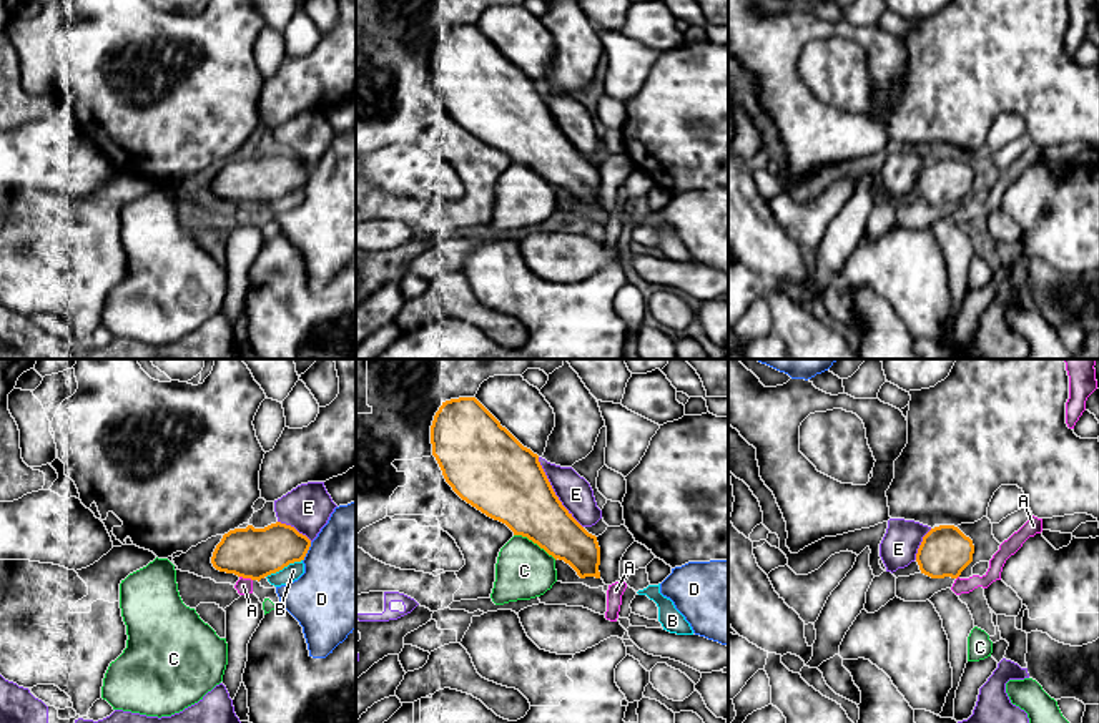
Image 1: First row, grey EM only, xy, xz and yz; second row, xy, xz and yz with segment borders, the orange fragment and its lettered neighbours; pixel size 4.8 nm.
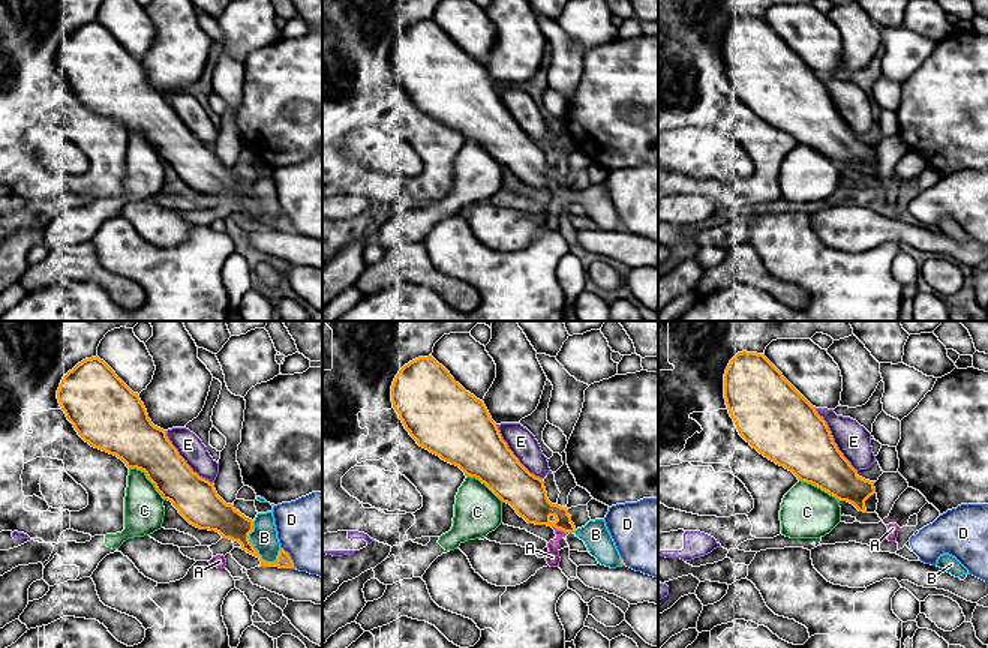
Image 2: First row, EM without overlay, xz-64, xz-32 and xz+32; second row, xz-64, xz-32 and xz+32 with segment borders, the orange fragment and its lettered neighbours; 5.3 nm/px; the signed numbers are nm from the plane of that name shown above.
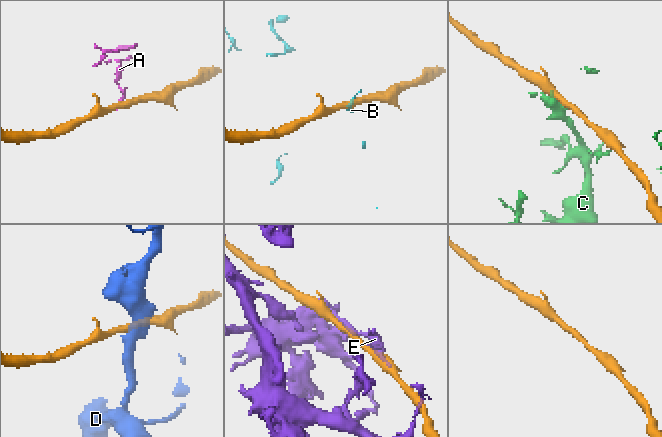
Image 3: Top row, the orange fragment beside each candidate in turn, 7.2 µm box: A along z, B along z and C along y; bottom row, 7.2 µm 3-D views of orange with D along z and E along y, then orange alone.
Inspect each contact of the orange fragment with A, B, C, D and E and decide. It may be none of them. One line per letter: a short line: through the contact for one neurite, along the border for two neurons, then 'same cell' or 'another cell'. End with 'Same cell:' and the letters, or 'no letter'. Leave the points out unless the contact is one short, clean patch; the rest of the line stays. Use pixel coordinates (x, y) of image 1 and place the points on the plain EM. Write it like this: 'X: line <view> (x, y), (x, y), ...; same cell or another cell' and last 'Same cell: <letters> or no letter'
A: line xy (240, 203), (251, 208); another cell
B: line xy (301, 186), (266, 205); another cell
C: line xz (514, 162), (526, 163), (556, 186); another cell
D: line xy (311, 170), (303, 188); another cell
E: another cell
Same cell: no letter

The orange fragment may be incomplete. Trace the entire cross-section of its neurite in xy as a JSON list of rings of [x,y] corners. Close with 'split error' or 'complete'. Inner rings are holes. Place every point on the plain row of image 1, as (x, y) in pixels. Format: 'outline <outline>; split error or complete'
outline [[[276,150],[264,156],[234,156],[216,173],[211,191],[216,198],[261,208],[289,191],[304,188],[311,168],[294,155]]]; complete

